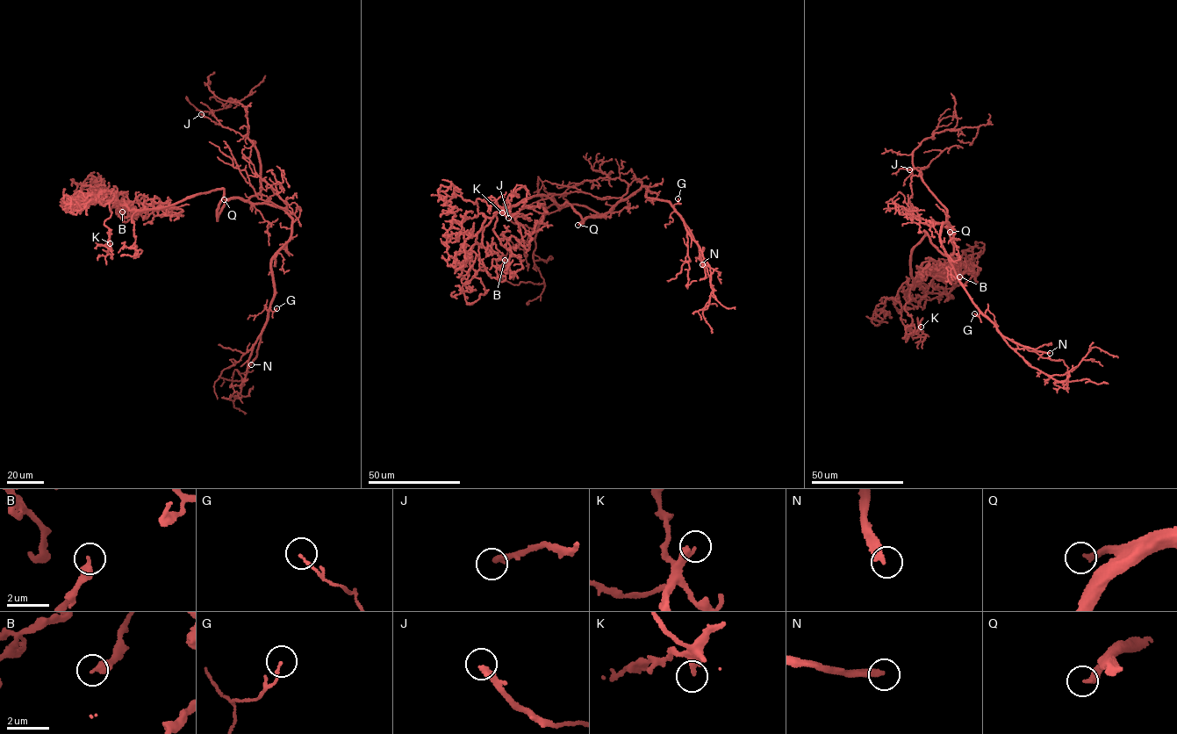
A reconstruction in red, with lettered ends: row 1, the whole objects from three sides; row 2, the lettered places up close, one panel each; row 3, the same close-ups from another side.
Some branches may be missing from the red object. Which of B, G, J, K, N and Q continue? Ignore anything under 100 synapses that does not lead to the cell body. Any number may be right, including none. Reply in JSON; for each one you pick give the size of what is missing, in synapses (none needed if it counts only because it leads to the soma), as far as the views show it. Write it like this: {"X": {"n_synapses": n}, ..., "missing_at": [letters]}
{"N": {"n_synapses": 100}, "missing_at": ["N", "Q"]}

